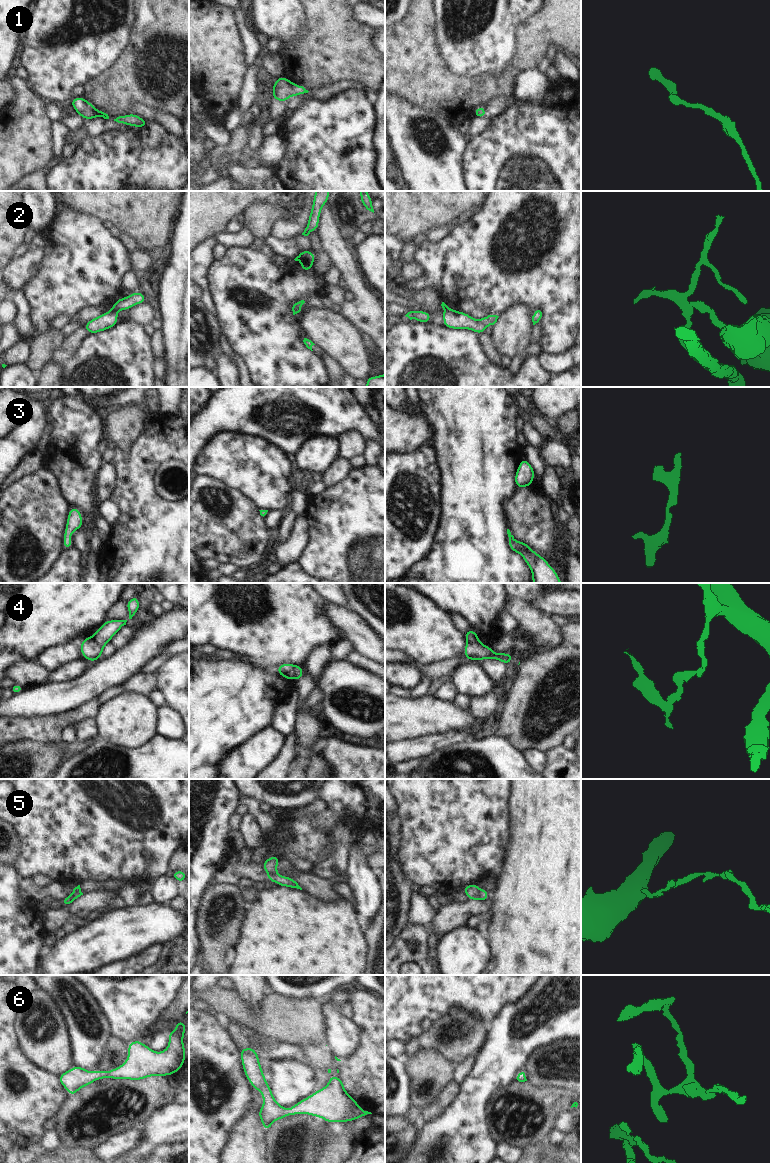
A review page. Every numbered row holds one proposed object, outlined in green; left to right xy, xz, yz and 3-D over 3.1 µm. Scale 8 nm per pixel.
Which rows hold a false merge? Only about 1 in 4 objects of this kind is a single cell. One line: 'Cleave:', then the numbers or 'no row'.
Cleave: 2, 4, 5

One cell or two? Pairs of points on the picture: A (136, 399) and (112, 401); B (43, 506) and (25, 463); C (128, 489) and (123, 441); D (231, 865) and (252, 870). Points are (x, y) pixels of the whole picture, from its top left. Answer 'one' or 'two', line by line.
A: one
B: two
C: two
D: one

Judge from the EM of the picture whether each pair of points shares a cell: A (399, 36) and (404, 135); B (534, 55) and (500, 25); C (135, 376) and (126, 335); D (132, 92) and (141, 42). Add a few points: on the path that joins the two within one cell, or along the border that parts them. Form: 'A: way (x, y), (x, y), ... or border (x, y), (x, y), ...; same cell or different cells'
A: border (395, 94), (423, 109); different cells
B: border (527, 18), (516, 30), (516, 51), (508, 61); different cells
C: way (132, 366), (132, 363), (126, 357), (126, 345); same cell
D: way (133, 80), (139, 74), (139, 54); same cell

